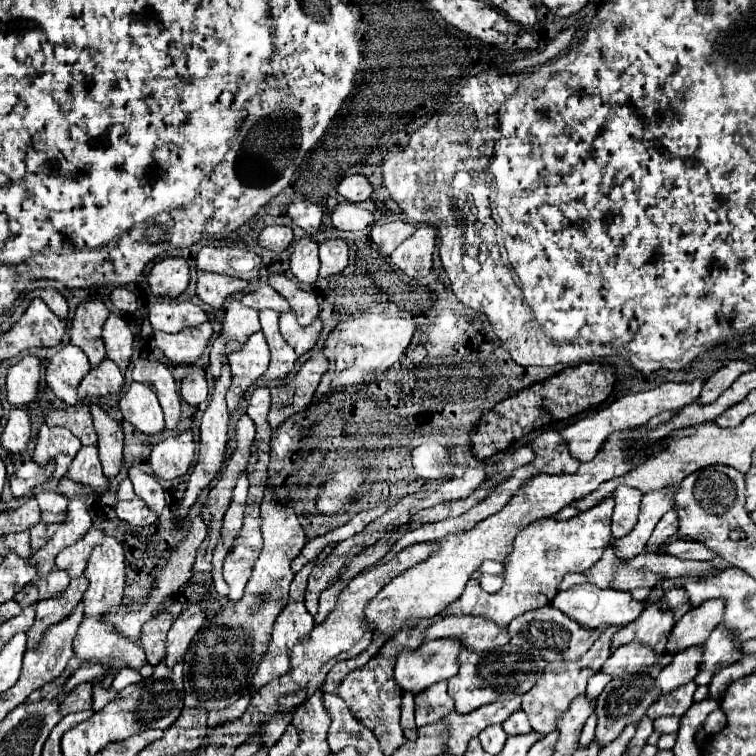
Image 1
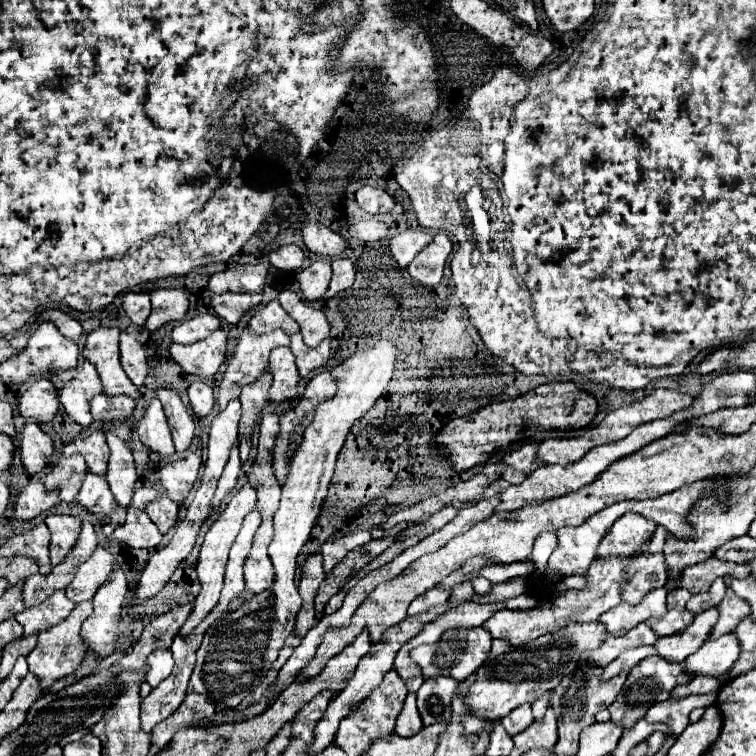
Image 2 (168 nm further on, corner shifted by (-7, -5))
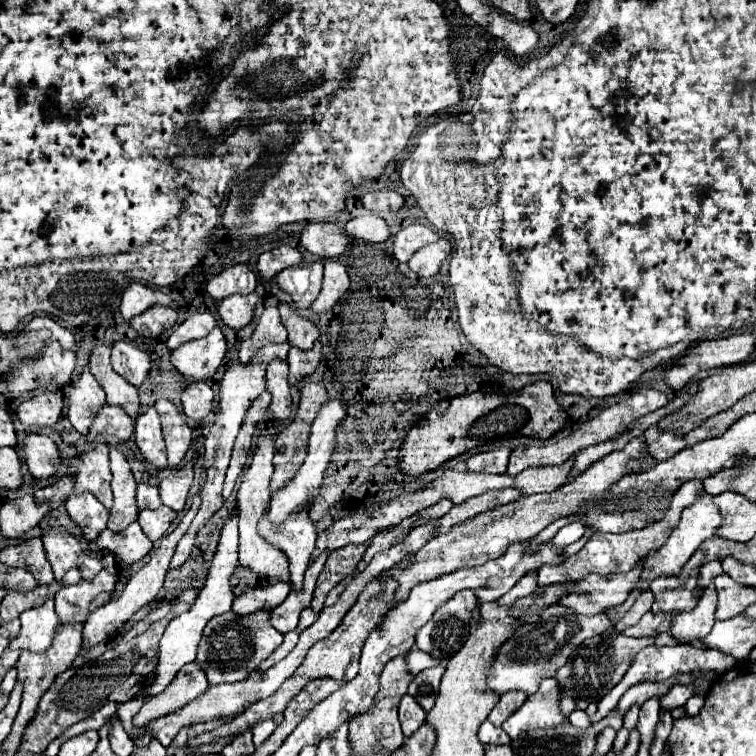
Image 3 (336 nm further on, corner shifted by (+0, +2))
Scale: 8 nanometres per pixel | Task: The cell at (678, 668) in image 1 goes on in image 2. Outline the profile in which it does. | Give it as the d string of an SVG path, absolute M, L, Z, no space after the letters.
M723 634L717 640L707 640L693 656L685 660L685 670L693 676L719 676L727 672L739 658L739 642L735 634Z

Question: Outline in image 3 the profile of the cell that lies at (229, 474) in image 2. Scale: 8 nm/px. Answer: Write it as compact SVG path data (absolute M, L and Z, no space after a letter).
M288 341L284 343L270 343L270 345L264 345L256 355L254 359L250 359L248 363L242 363L242 361L236 361L232 365L226 367L226 373L222 377L222 381L218 383L220 387L220 399L218 399L218 411L216 411L216 421L214 425L210 427L210 433L206 437L206 457L208 457L208 477L206 477L206 485L202 489L202 505L190 525L190 529L186 531L186 535L180 539L178 547L176 547L176 553L172 557L172 563L170 567L180 567L188 557L190 557L190 551L194 547L194 537L196 533L208 523L208 519L222 507L222 485L224 485L224 475L226 475L226 469L228 469L228 463L230 463L230 453L232 453L232 443L236 439L236 433L244 421L244 413L248 411L248 405L266 389L266 381L264 381L264 373L266 373L266 365L268 361L272 359L286 359L288 355Z

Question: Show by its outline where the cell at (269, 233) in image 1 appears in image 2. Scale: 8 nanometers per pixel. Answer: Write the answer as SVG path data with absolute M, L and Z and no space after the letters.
M295 244L283 246L283 248L279 248L279 250L275 250L275 252L269 254L269 262L277 270L283 270L283 272L295 272L295 270L299 270L303 266L303 258L305 258L303 250L299 246L295 246Z

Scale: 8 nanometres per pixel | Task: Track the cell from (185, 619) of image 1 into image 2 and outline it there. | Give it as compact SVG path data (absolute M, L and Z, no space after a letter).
M245 484L241 490L237 490L231 496L231 502L227 504L227 508L221 512L221 516L211 524L209 532L205 534L205 540L203 540L203 546L201 546L201 552L199 552L199 562L197 562L197 574L199 574L199 582L201 582L201 592L199 592L199 596L195 600L195 606L193 606L191 616L187 618L187 622L181 628L183 636L187 636L215 608L215 604L219 600L219 592L223 588L223 572L225 572L229 548L235 542L235 538L237 538L237 532L241 528L243 518L255 508L255 500L257 500L255 498L255 490L249 484Z

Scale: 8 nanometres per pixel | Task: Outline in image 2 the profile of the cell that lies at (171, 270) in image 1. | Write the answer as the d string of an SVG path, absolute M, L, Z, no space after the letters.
M153 290L151 292L153 310L145 322L145 328L155 332L169 322L183 320L189 308L187 290Z

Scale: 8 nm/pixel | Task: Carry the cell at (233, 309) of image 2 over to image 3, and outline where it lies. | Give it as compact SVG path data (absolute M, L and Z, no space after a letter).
M230 295L224 301L218 301L218 313L224 325L232 329L242 329L252 321L254 307L258 303L258 295Z

